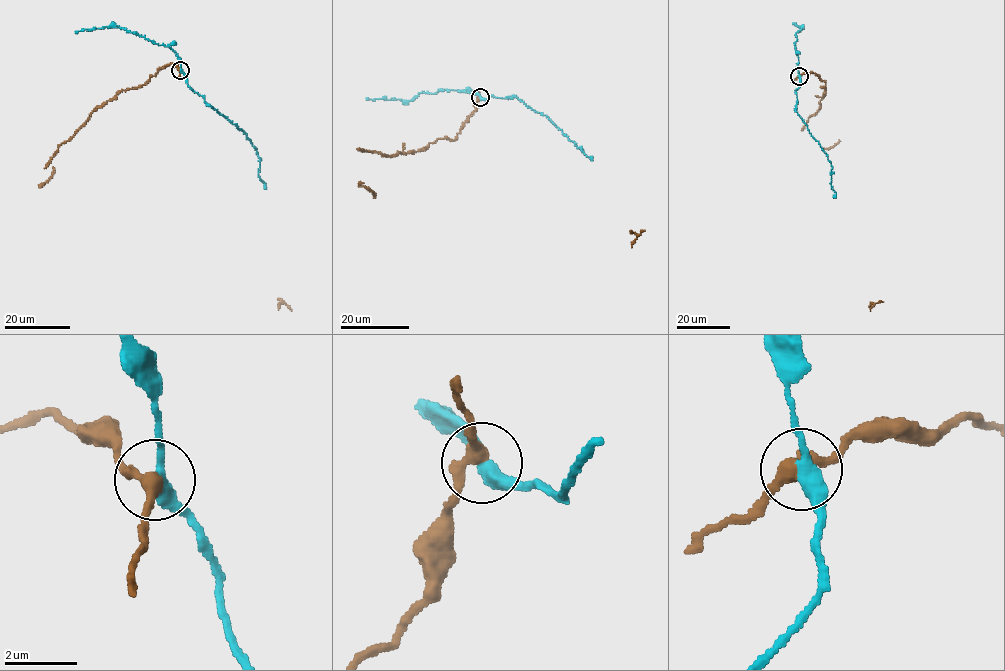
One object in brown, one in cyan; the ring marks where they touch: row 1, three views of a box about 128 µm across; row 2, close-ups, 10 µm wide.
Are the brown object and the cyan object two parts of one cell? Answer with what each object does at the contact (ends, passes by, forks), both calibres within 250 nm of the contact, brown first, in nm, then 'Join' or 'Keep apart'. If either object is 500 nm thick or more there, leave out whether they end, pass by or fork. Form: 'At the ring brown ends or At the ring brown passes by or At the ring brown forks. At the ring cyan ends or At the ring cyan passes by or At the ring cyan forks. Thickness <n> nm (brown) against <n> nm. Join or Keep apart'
At the ring brown passes by. At the ring cyan passes by. Thickness 340 nm (brown) against 360 nm. Keep apart

